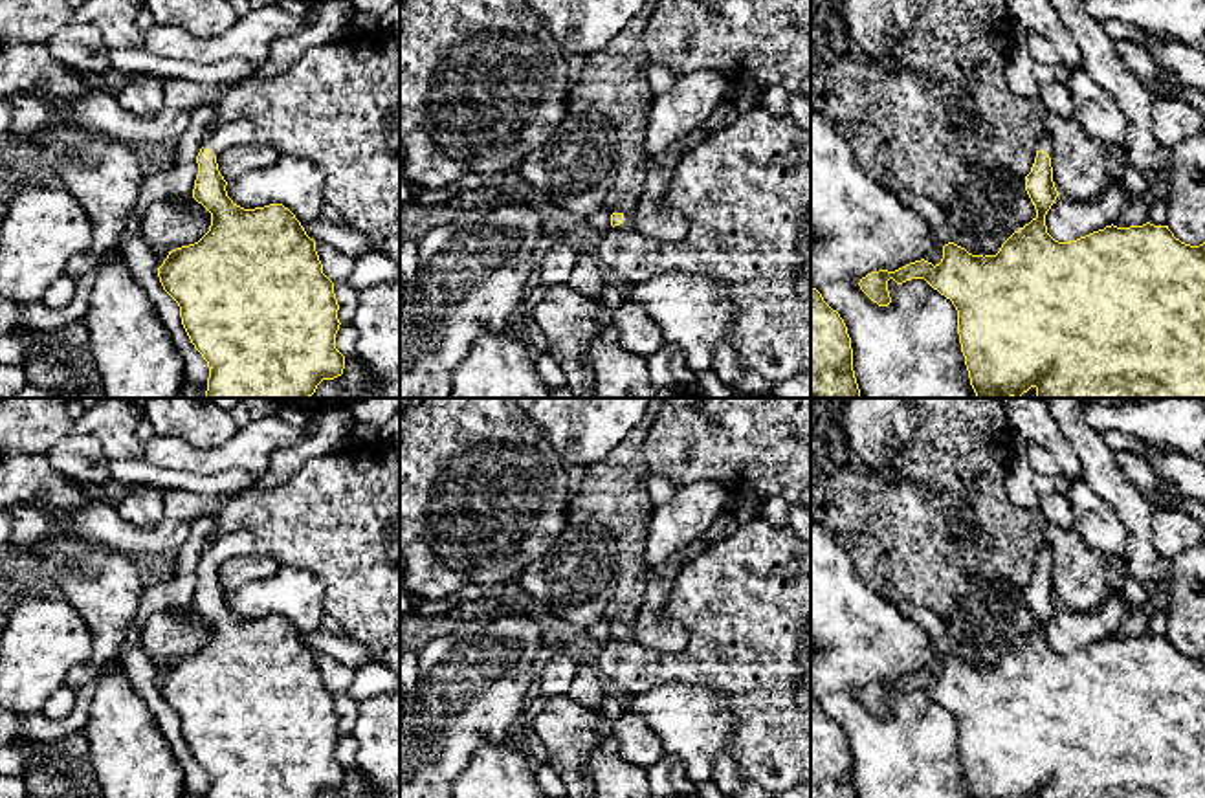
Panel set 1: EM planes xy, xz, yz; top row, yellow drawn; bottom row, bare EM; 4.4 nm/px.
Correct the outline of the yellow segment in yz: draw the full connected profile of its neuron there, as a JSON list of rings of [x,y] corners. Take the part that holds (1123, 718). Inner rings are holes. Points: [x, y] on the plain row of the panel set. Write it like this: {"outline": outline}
{"outline": [[[1045,543],[1036,552],[1036,569],[1031,583],[1025,587],[1025,602],[1036,620],[1036,627],[1014,642],[996,666],[972,666],[965,659],[948,653],[943,657],[943,670],[932,675],[924,670],[910,673],[895,682],[879,681],[860,690],[860,701],[879,717],[891,714],[888,692],[902,695],[912,690],[924,690],[934,701],[952,712],[957,721],[957,745],[965,776],[972,798],[1205,798],[1205,653],[1190,657],[1174,648],[1168,637],[1117,638],[1106,637],[1071,653],[1058,653],[1047,644],[1045,626],[1055,615],[1058,602],[1053,593],[1053,550]]]}

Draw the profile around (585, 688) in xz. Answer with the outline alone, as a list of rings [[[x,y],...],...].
[[[580,666],[567,695],[587,708],[600,712],[607,693],[598,670],[594,666]]]

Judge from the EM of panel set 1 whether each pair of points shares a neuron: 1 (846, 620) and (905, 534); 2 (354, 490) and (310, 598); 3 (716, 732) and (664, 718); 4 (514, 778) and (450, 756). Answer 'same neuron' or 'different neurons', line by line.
1: different neurons
2: different neurons
3: same neuron
4: different neurons

